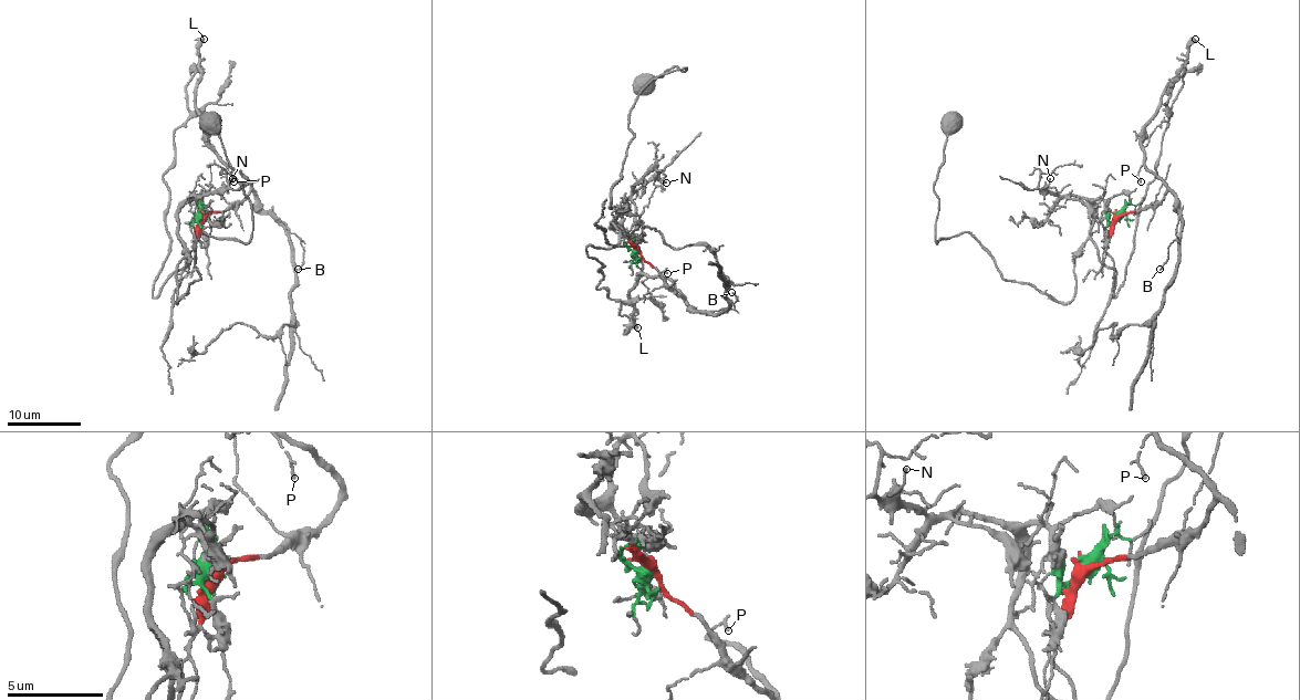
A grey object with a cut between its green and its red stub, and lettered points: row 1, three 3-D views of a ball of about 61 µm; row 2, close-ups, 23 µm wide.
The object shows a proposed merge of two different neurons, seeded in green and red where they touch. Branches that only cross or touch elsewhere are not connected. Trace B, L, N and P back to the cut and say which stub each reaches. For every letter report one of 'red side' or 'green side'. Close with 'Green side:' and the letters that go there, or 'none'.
B: red side
L: red side
N: green side
P: red side
Green side: N

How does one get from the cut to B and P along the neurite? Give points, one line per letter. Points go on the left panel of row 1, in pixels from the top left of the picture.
B: (203, 216), (236, 207), (252, 190), (263, 209), (279, 218), (303, 248), (303, 260), (298, 269)
P: (203, 216), (234, 207), (248, 192), (250, 184), (237, 170), (226, 167), (234, 181)

